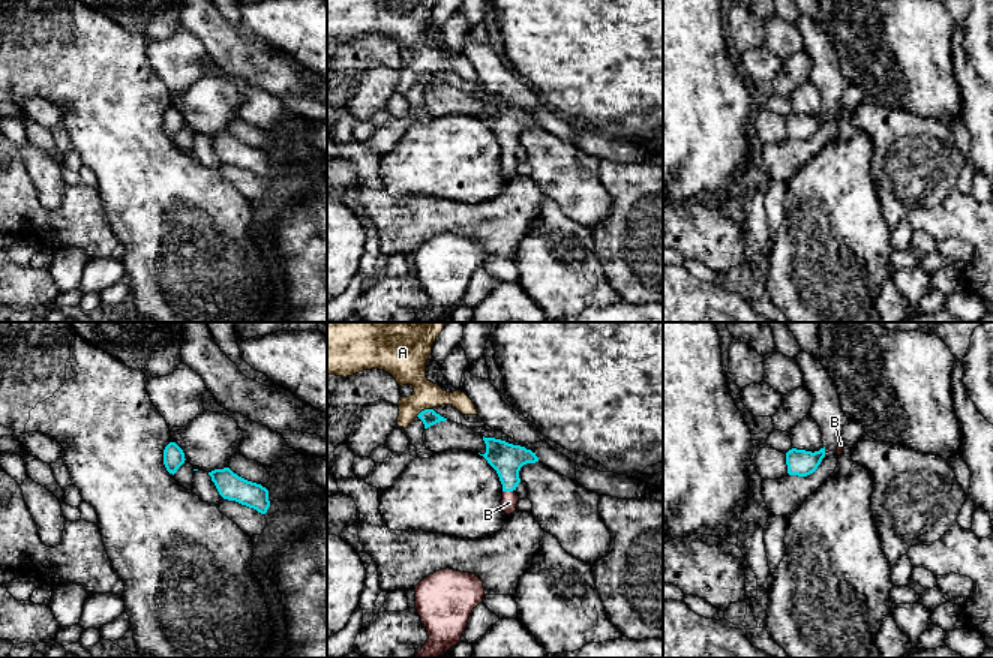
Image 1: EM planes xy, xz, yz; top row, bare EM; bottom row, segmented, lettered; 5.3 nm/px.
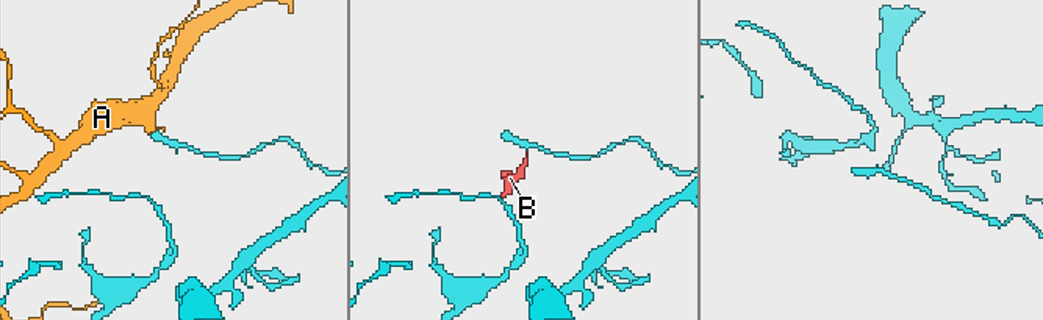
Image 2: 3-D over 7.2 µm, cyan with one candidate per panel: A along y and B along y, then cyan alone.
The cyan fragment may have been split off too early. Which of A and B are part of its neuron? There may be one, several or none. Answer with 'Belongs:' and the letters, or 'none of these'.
Belongs: B

